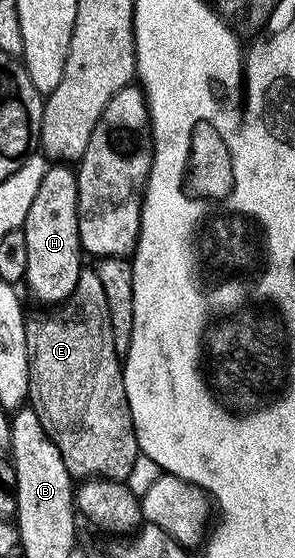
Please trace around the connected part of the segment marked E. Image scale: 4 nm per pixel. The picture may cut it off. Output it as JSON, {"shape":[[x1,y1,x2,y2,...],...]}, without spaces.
{"shape":[[95,271,81,272,78,287,72,293,71,300,71,303,65,304,59,310,61,313,57,317,28,321,31,349,28,378,30,408,36,412,38,419,42,419,42,427,46,435,50,435,54,447,58,447,66,463,66,471,71,477,105,477,111,481,125,482,133,470,134,461,141,454,140,444,126,399,122,357,114,347,106,294,102,292,102,282]]}

